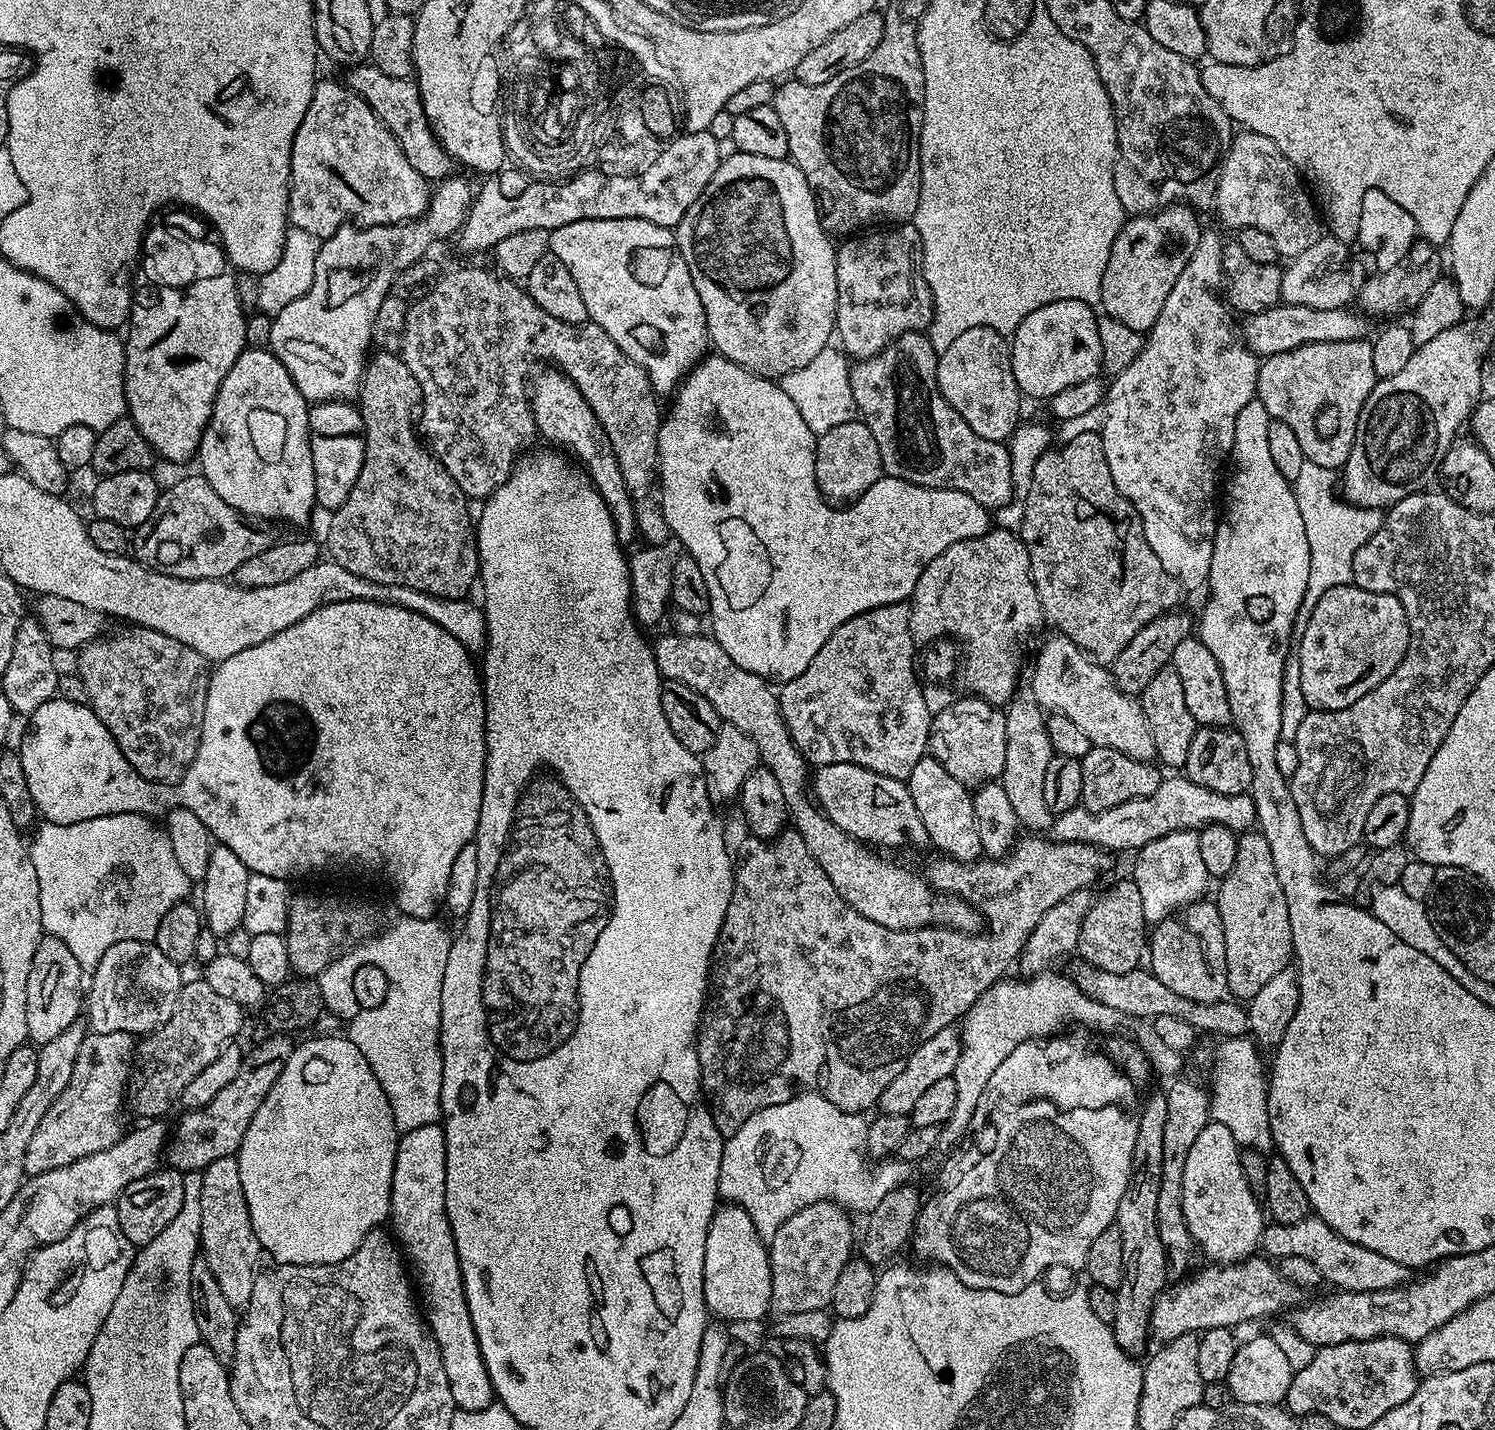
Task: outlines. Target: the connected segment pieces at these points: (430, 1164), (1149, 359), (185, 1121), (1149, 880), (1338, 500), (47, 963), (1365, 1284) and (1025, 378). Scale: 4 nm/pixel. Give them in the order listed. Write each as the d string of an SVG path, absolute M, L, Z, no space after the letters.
M440 1124L418 1126L418 1130L410 1130L401 1135L394 1158L390 1206L392 1207L390 1228L394 1233L397 1245L406 1257L407 1263L414 1269L418 1296L426 1309L426 1323L433 1338L438 1342L438 1350L442 1354L442 1366L446 1366L446 1378L450 1382L450 1394L454 1398L457 1409L472 1412L482 1411L493 1403L494 1393L490 1374L486 1370L486 1362L480 1353L478 1338L474 1334L474 1322L470 1322L470 1310L466 1306L466 1294L462 1282L462 1270L458 1262L458 1250L454 1246L454 1234L450 1230L450 1218L446 1218L446 1138L444 1137L444 1129Z
M1208 228L1201 231L1198 245L1195 246L1194 253L1186 264L1186 270L1182 270L1182 274L1178 274L1178 282L1174 282L1174 290L1170 290L1170 295L1166 297L1166 303L1162 305L1162 314L1158 314L1154 326L1146 333L1142 354L1138 354L1138 358L1134 358L1134 362L1130 362L1130 366L1126 366L1126 370L1119 372L1111 381L1112 384L1107 385L1106 399L1103 403L1105 422L1099 432L1106 454L1106 466L1110 466L1110 478L1114 478L1114 486L1118 486L1120 493L1134 506L1134 510L1142 522L1146 542L1150 546L1150 550L1154 550L1158 562L1162 562L1162 570L1166 570L1166 574L1170 574L1170 578L1174 578L1180 583L1181 589L1184 590L1188 590L1188 588L1203 589L1208 583L1210 558L1214 550L1214 534L1218 519L1216 479L1220 476L1220 463L1223 460L1225 463L1232 451L1234 421L1239 418L1238 413L1242 410L1242 406L1246 406L1246 402L1252 401L1255 397L1256 379L1260 369L1258 357L1244 345L1234 324L1232 328L1231 322L1228 321L1230 309L1227 303L1217 293L1217 297L1212 293L1215 288L1217 291L1221 287L1224 278L1221 266L1223 245L1224 240L1220 238L1218 233L1208 230Z
M291 1035L271 1036L259 1041L256 1049L245 1055L242 1066L238 1066L238 1074L230 1081L230 1086L225 1086L219 1094L214 1097L204 1108L185 1111L184 1117L173 1127L170 1139L166 1144L166 1160L171 1167L177 1168L179 1172L204 1171L210 1162L218 1162L218 1158L236 1156L240 1151L240 1143L250 1130L250 1122L262 1106L266 1094L270 1094L270 1086L278 1082L278 1074L286 1066L294 1047Z
M1189 830L1166 834L1135 853L1136 869L1130 872L1136 881L1138 894L1142 896L1144 923L1155 926L1170 918L1177 910L1201 899L1210 883L1210 877L1198 847L1199 831Z
M1305 462L1298 478L1294 482L1296 493L1296 510L1302 514L1302 526L1306 526L1306 542L1310 542L1310 578L1306 586L1303 607L1310 610L1326 594L1326 590L1334 590L1334 586L1352 583L1352 563L1354 554L1382 526L1385 513L1378 508L1360 508L1349 504L1338 495L1338 476L1333 469L1323 468L1317 464Z
M47 934L41 936L38 950L34 950L34 962L30 962L30 978L26 978L26 1026L28 1040L41 1046L54 1040L76 1020L81 1019L82 1005L86 1000L86 974L78 966L78 958L70 954L70 946Z
M1315 1214L1293 1224L1269 1223L1260 1235L1260 1248L1268 1251L1265 1253L1272 1258L1297 1256L1314 1262L1320 1271L1321 1281L1325 1285L1333 1284L1331 1287L1341 1292L1390 1290L1407 1284L1410 1279L1410 1270L1402 1262L1393 1262L1390 1258L1382 1258L1382 1254L1374 1254L1374 1250L1366 1250L1366 1246L1346 1242L1342 1234L1330 1230L1330 1226Z
M1059 300L1046 306L1038 306L1016 327L1010 336L1012 350L1012 373L1014 382L1018 382L1021 397L1033 396L1040 402L1047 402L1054 394L1066 390L1066 386L1075 386L1077 382L1086 382L1086 378L1100 376L1102 372L1102 342L1098 342L1098 319L1093 305L1077 300Z

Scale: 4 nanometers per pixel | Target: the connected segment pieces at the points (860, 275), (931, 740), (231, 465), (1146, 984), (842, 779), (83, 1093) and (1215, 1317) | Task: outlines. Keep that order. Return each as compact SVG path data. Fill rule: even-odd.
M905 222L868 230L863 234L852 234L845 240L848 241L836 248L838 302L834 332L838 340L840 336L839 347L853 361L869 360L871 356L877 356L891 340L897 340L907 332L924 332L932 322L932 295L924 277L922 238L915 223Z
M964 694L961 700L952 700L945 708L936 708L932 725L928 731L928 752L953 778L966 786L979 786L999 781L1006 766L1006 718L997 705L980 699L979 696Z
M245 347L241 351L240 357L233 360L230 366L230 374L226 374L222 378L222 386L218 390L216 401L210 410L208 425L200 439L198 453L198 461L200 460L199 475L204 476L206 482L210 482L210 486L214 486L214 494L218 494L218 498L222 498L222 502L234 506L234 510L245 517L261 516L264 520L285 520L288 524L306 523L312 516L312 508L317 507L316 495L314 494L314 462L310 458L310 442L308 441L309 407L309 401L305 400L303 394L298 390L298 386L294 386L294 378L290 378L286 366L282 366L280 359L271 350L268 348Z
M1077 959L1075 963L1072 972L1070 971L1070 979L1082 994L1094 998L1094 1002L1102 1002L1102 1006L1111 1006L1113 1010L1120 1010L1134 1018L1155 1020L1158 1016L1173 1016L1194 1026L1197 1033L1213 1032L1217 1038L1243 1037L1248 1032L1247 1011L1235 999L1225 998L1213 1004L1190 1002L1190 998L1174 994L1170 986L1166 986L1151 970L1143 967L1130 970L1126 974L1109 974L1081 959Z
M838 762L819 765L811 777L810 788L820 811L855 840L869 846L885 844L888 848L929 843L926 826L922 826L922 818L918 818L918 806L914 806L914 798L910 798L910 790L903 780Z
M89 1031L85 1035L82 1046L78 1046L74 1074L70 1074L66 1090L58 1095L50 1110L43 1115L38 1130L31 1135L24 1163L28 1176L70 1166L70 1162L98 1154L119 1142L126 1131L120 1107L125 1107L126 1089L134 1071L132 1052L134 1056L134 1038L129 1032L102 1034Z
M1256 1259L1207 1266L1201 1272L1194 1273L1189 1280L1176 1285L1173 1283L1156 1297L1152 1307L1151 1335L1155 1339L1157 1336L1160 1342L1167 1342L1187 1332L1199 1334L1211 1328L1235 1329L1236 1324L1248 1324L1263 1316L1276 1316L1279 1312L1287 1313L1295 1309L1302 1300L1301 1289L1286 1282L1279 1267L1271 1259Z

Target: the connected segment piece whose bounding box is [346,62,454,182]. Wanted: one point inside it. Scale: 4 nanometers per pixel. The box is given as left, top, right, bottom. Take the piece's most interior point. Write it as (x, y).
(398, 104)

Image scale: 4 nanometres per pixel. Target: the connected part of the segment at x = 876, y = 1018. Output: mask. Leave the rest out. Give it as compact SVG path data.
M785 830L779 836L768 839L753 836L751 834L745 835L745 840L740 844L740 856L738 852L738 859L734 864L734 879L732 882L732 897L730 898L730 906L726 906L726 918L722 922L722 930L716 939L716 948L712 951L712 963L710 965L710 983L706 993L706 1003L704 1011L700 1018L700 1026L696 1033L696 1053L698 1054L698 1066L700 1067L700 1086L704 1093L705 1101L708 1109L712 1112L714 1118L714 1126L718 1126L721 1136L727 1138L737 1132L742 1126L742 1122L746 1122L746 1118L750 1118L758 1110L762 1110L766 1106L778 1106L784 1104L790 1099L803 1091L816 1092L822 1098L826 1098L830 1102L834 1102L834 1106L838 1106L838 1110L846 1110L847 1112L859 1112L861 1114L867 1113L867 1108L875 1109L880 1103L880 1095L882 1090L886 1090L886 1086L890 1086L890 1082L894 1082L894 1078L898 1078L898 1074L902 1074L902 1070L906 1067L906 1062L910 1058L910 1054L922 1042L926 1042L930 1038L934 1038L934 1034L938 1034L943 1028L953 1027L964 1015L972 1009L974 1002L986 991L991 988L997 980L1005 975L1004 972L1008 967L1017 963L1018 957L1022 949L1026 946L1026 942L1030 938L1030 934L1034 930L1034 926L1038 926L1038 922L1042 918L1042 914L1046 914L1046 910L1050 910L1054 906L1058 906L1058 902L1062 902L1066 898L1070 898L1070 894L1075 892L1082 892L1091 889L1092 883L1099 878L1103 872L1108 872L1112 868L1112 860L1114 860L1113 853L1105 852L1102 848L1096 848L1093 844L1079 844L1079 842L1066 842L1055 841L1051 838L1028 838L1032 840L1021 839L1019 843L1013 847L1012 851L1003 858L981 858L974 860L970 864L962 864L958 860L950 860L947 858L936 858L940 860L932 860L928 864L928 873L926 879L937 892L941 894L951 894L954 896L961 896L962 899L968 901L969 904L978 906L981 917L986 921L986 932L988 928L988 936L985 934L973 934L971 932L956 932L953 928L942 928L933 926L931 928L912 928L908 932L899 932L898 930L890 930L886 926L878 926L878 922L870 922L870 918L862 918L862 914L858 914L858 910L854 910L841 898L838 890L834 890L834 885L831 884L830 878L826 878L826 870L822 870L822 866L818 866L818 862L814 862L814 858L806 850L806 842L802 842L802 834L798 834L794 830Z

